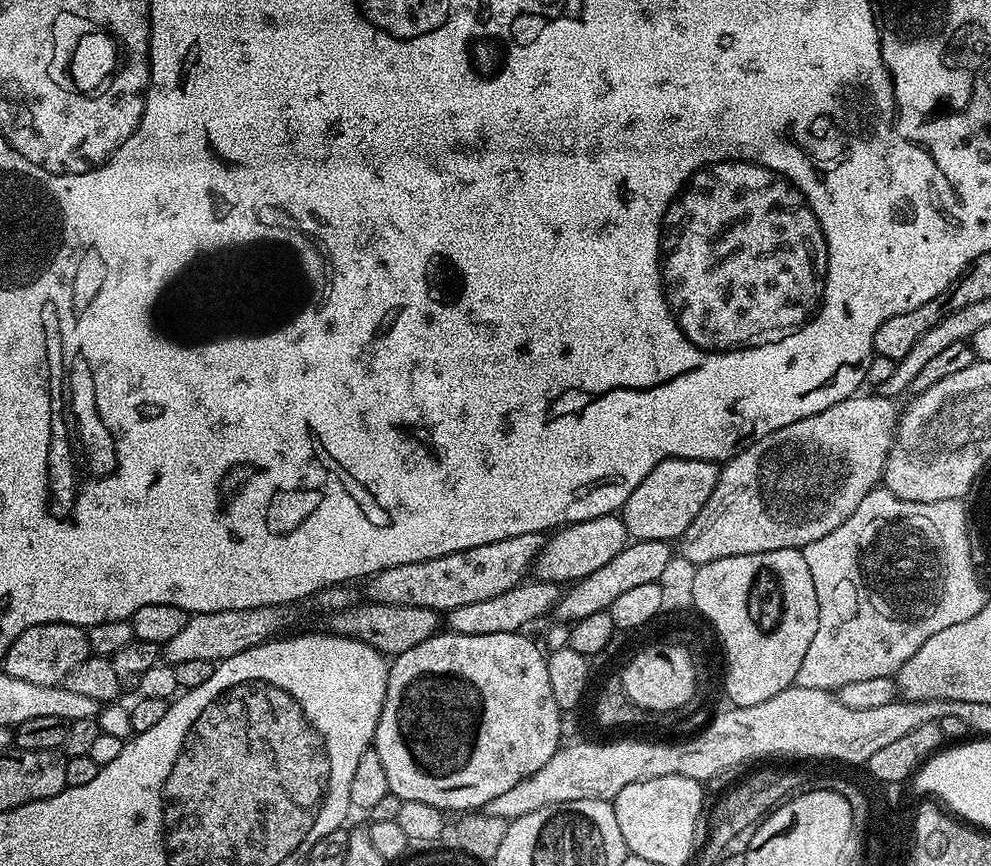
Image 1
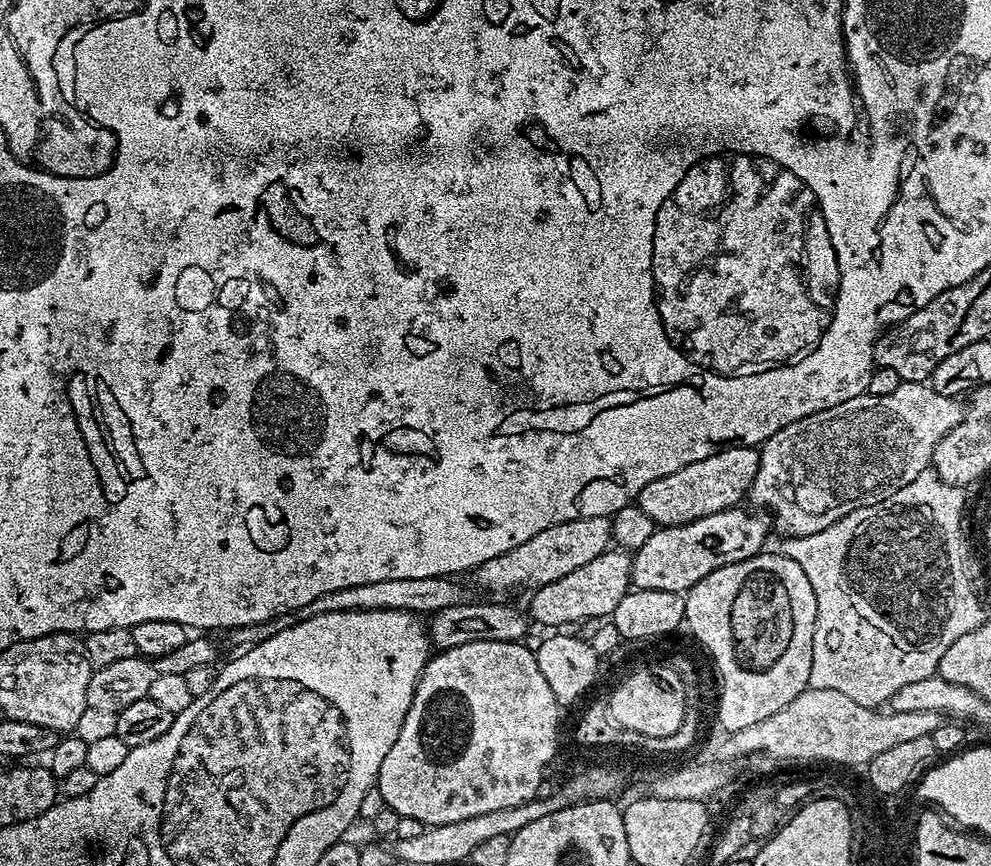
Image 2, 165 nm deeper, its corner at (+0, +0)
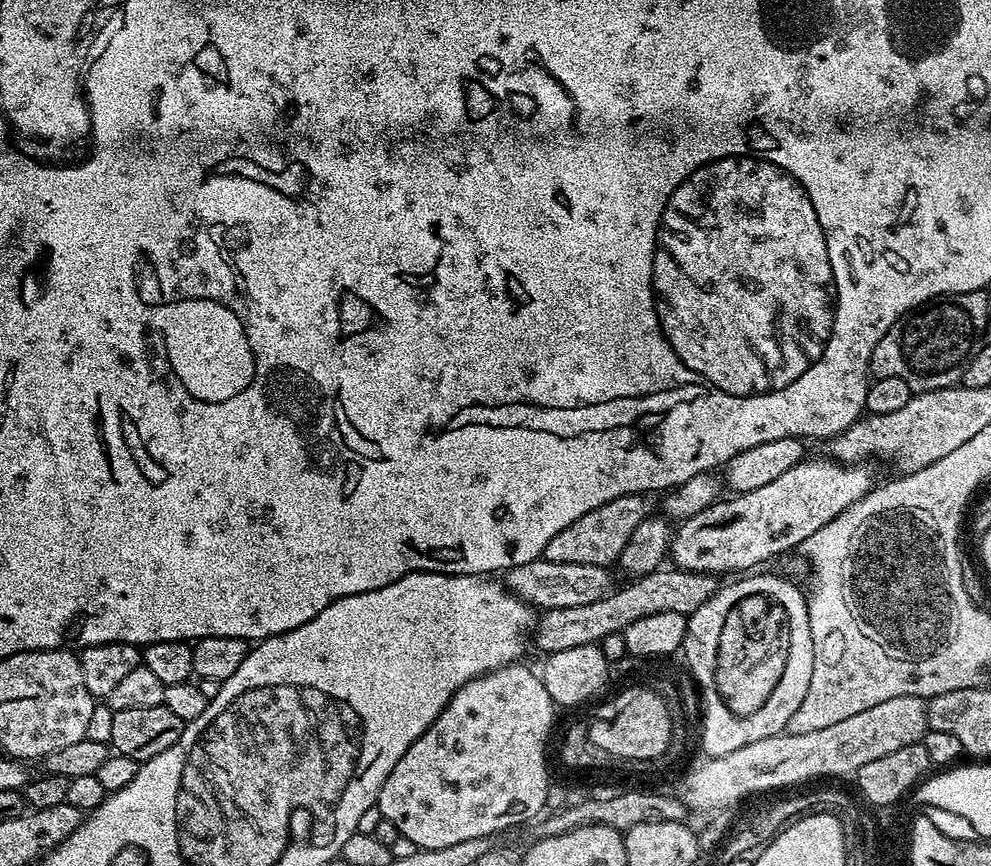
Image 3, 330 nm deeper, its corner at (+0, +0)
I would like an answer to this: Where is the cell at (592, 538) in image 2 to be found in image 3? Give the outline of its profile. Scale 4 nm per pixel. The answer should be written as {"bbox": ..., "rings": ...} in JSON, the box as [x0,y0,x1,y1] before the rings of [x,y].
{"bbox":[546,495,646,568],"rings":[[[643,495],[623,496],[606,502],[601,508],[582,514],[578,522],[570,522],[566,530],[554,534],[546,549],[546,558],[550,562],[578,562],[586,566],[608,568],[632,544],[634,530],[646,519]]]}

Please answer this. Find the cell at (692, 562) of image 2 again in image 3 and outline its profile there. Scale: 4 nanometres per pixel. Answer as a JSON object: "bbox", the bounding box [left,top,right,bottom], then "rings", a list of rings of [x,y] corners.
{"bbox":[670,458,874,574],"rings":[[[811,458],[805,459],[803,462],[796,464],[790,470],[786,470],[786,474],[782,474],[782,478],[774,478],[774,482],[770,482],[766,486],[758,486],[758,490],[750,490],[749,492],[742,492],[733,495],[732,500],[724,500],[725,498],[717,499],[716,503],[711,504],[706,510],[702,510],[698,514],[694,514],[688,520],[679,521],[677,530],[675,529],[674,535],[670,540],[670,560],[675,567],[680,568],[683,572],[706,572],[709,574],[721,574],[720,572],[736,572],[732,574],[744,574],[749,570],[756,570],[759,564],[767,562],[771,556],[780,556],[783,552],[788,552],[791,548],[796,549],[803,545],[806,538],[810,538],[810,534],[814,534],[814,530],[820,530],[826,522],[830,522],[834,518],[838,518],[838,514],[842,514],[850,506],[854,506],[863,496],[867,496],[874,487],[874,481],[872,481],[872,472],[868,469],[867,463],[860,464],[841,464],[831,458],[825,458],[825,460],[811,460]]]}

